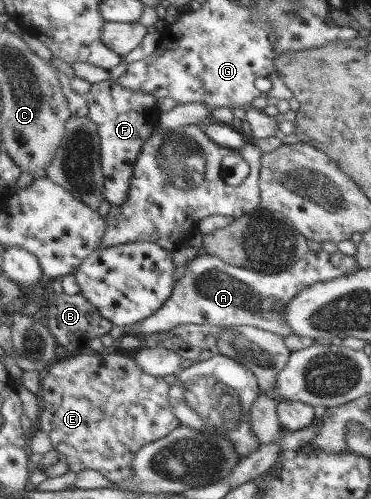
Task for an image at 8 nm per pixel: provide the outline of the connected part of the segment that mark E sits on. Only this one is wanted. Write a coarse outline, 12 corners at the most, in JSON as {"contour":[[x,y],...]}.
{"contour":[[113,350],[44,379],[38,429],[73,471],[132,479],[180,425],[174,386]]}

